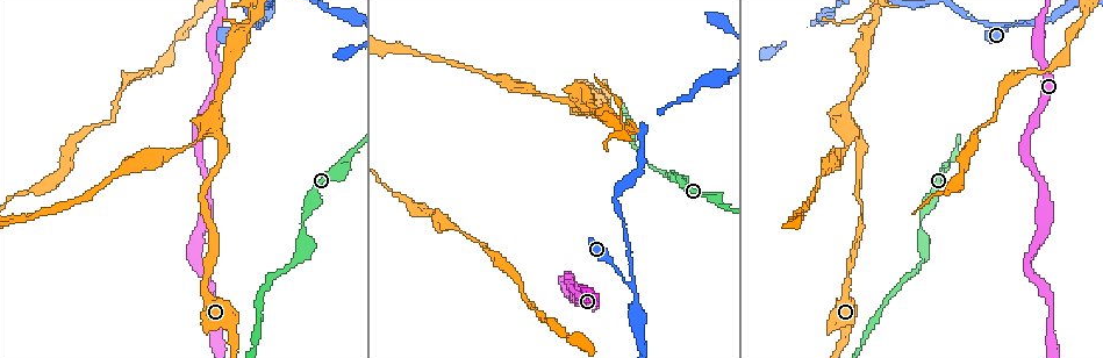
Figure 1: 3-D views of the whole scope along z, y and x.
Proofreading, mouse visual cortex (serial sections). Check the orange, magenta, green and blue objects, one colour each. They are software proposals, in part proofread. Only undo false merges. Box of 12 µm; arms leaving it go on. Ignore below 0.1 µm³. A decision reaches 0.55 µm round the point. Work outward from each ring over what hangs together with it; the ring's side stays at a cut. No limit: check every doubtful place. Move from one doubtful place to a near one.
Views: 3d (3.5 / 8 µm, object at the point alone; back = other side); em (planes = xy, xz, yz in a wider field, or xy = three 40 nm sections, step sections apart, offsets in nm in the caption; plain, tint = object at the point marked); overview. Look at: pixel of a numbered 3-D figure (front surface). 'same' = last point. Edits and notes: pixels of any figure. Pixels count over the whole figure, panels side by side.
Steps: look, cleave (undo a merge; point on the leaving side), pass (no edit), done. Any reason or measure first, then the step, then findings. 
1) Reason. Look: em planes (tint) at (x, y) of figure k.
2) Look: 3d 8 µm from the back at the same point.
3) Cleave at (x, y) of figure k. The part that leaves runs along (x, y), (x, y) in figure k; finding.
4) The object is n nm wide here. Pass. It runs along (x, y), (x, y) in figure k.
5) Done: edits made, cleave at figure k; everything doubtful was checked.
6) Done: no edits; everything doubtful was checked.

Calibre changes. Look: 3d 3.5 µm at (295, 265) of figure 1.

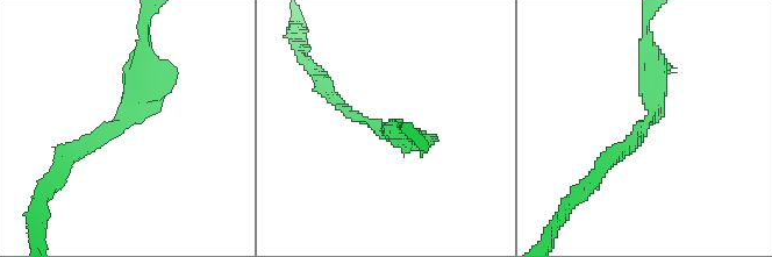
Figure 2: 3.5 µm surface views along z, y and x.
The arms are 150, 350 nm wide. Look: em xy step 1 (tint) at (644, 124) of figure 2.

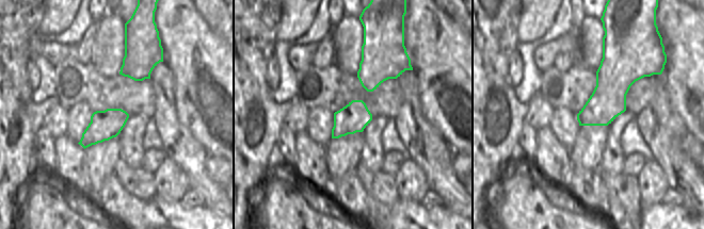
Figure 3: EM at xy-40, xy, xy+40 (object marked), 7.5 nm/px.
Another direction. Look: em planes (tint) at the same point.

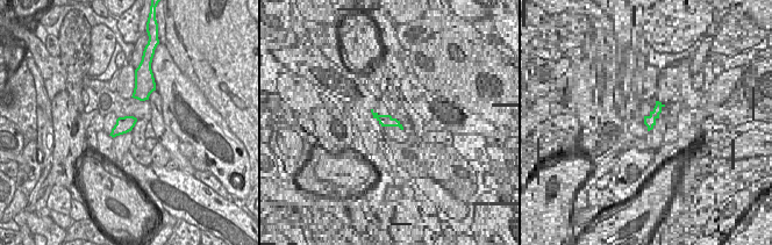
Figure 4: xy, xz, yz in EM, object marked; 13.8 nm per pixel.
Pass. It runs along (144, 52), (127, 116), (65, 163) in figure 2; one cell here.

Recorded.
Sharp bend. Look: 3d 3.5 µm at (584, 105) of figure 1.

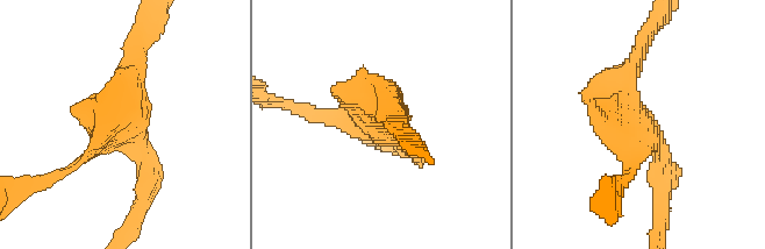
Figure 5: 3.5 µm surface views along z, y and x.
Look: em xy step 1 (plain) at (381, 127) of figure 5.

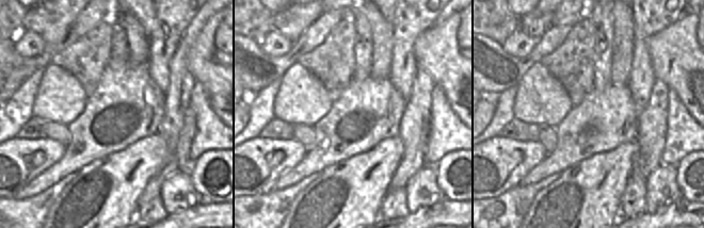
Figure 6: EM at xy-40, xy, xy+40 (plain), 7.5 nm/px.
Look: em xy step 1 (tint) at the same point.

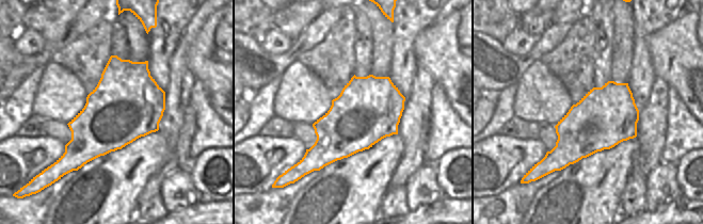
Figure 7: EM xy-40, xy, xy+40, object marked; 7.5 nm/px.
Pass. It runs along (662, 191), (633, 62) in figure 5; continuous, no second cell.

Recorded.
A narrow waist. Look: em planes (tint) at (630, 284) of figure 1.

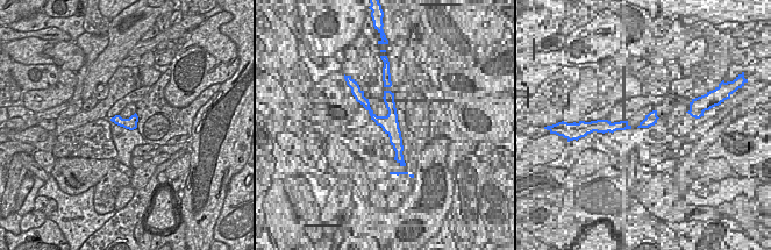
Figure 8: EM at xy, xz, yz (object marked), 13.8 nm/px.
See where the arms go. Look: 3d 3.5 µm at the same point.

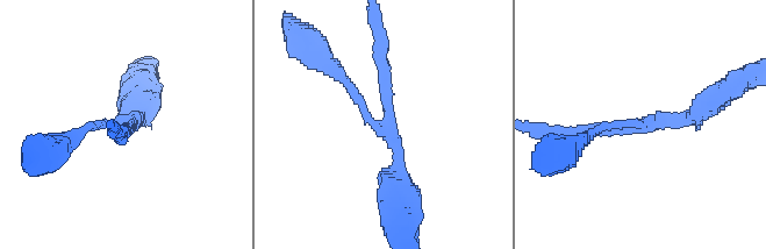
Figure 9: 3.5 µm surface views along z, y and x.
The object is 170 nm wide here. Pass. It runs along (330, 68), (395, 142), (399, 190) in figure 9; one cell here.

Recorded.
Done: no edits; everything doubtful was checked.

